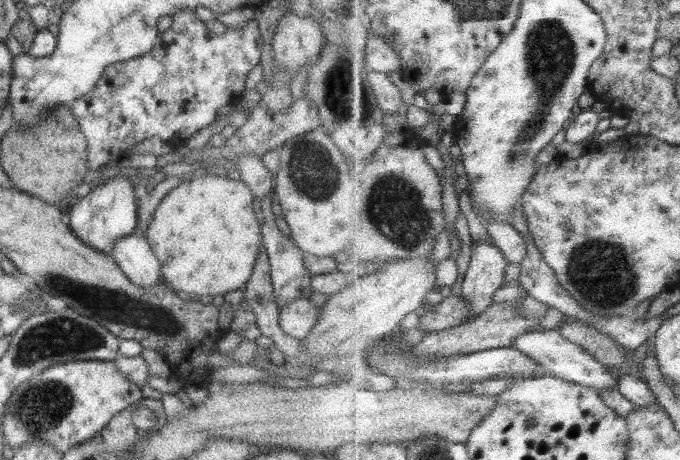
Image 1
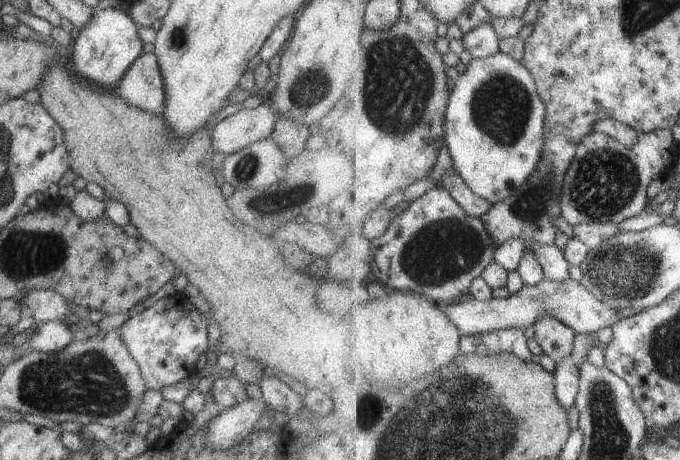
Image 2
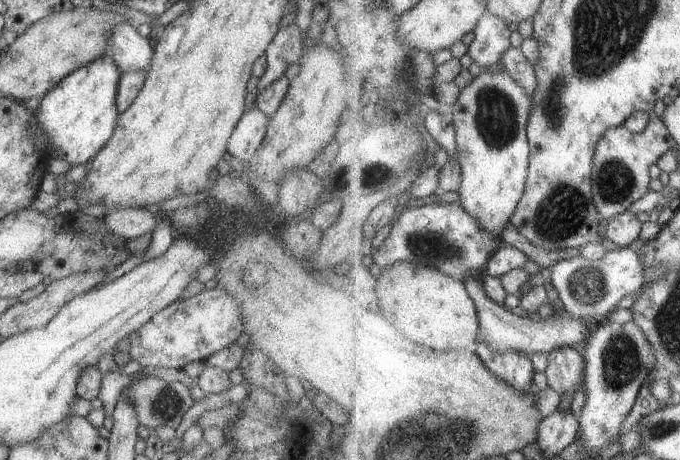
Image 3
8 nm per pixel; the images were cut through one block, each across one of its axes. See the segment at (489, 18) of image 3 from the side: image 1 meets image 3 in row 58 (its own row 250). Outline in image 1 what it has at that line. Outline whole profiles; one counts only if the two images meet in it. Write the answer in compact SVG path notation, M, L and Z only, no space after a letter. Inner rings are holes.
M475 240L477 246L471 245L472 256L470 265L465 273L462 284L462 297L466 302L470 302L471 318L470 321L485 313L493 305L493 294L503 286L505 282L505 268L509 264L501 249L496 245L485 241Z

